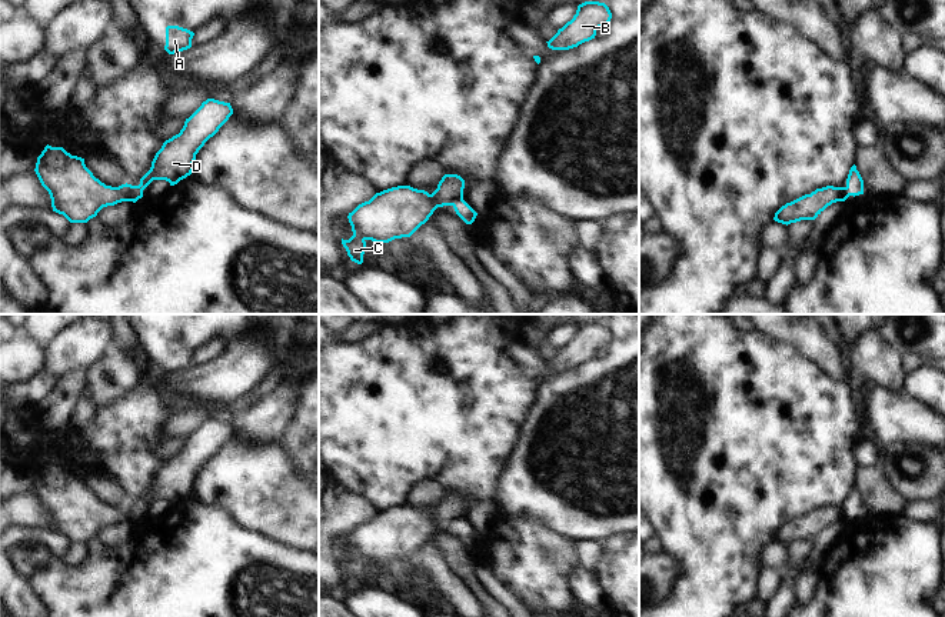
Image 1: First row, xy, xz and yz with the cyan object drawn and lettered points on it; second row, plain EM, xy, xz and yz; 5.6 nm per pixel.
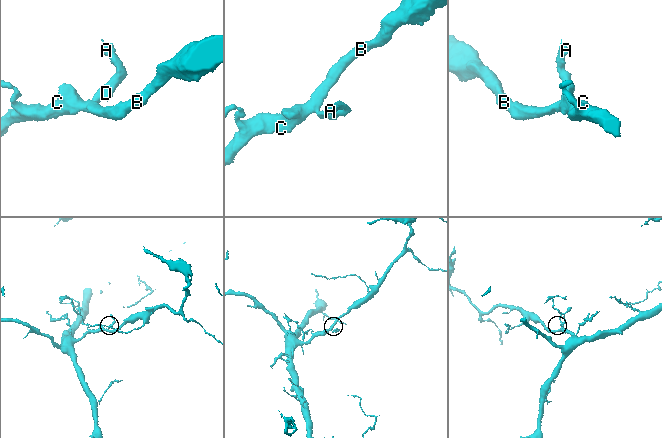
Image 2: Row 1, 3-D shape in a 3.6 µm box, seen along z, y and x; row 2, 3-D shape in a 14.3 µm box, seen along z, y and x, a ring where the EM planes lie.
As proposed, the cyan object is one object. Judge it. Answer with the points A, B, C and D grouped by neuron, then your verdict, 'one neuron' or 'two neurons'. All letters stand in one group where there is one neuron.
groups A D / B C; two neurons

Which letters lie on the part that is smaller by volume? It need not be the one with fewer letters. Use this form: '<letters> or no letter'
A, D

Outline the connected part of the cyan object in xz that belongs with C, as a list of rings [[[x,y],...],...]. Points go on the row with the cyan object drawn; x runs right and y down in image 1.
[[[445,174],[432,194],[410,186],[376,193],[347,216],[353,231],[349,240],[342,239],[347,256],[352,261],[362,264],[367,240],[389,243],[410,237],[437,207],[463,201],[463,189],[465,180],[460,176]]]

